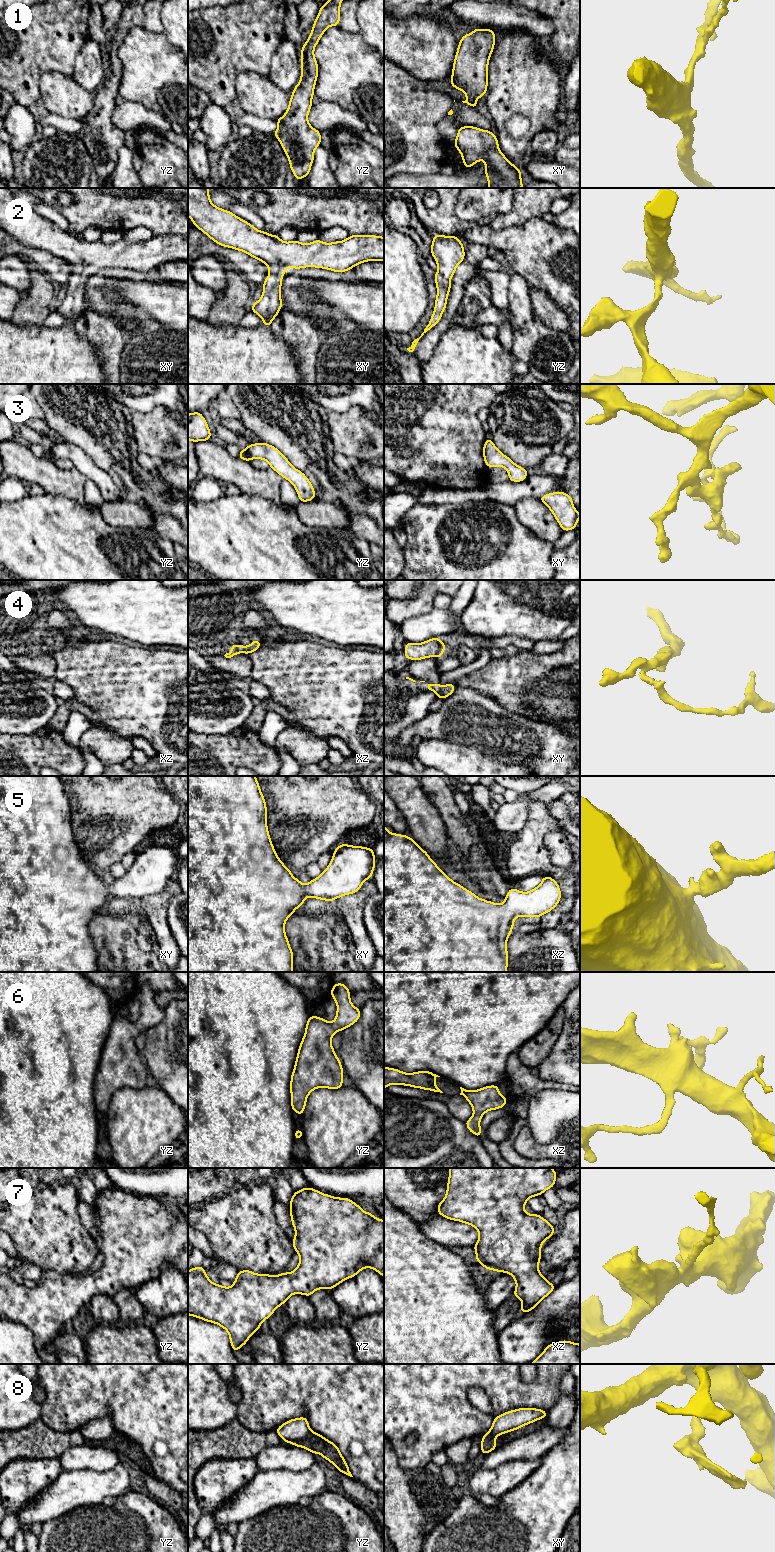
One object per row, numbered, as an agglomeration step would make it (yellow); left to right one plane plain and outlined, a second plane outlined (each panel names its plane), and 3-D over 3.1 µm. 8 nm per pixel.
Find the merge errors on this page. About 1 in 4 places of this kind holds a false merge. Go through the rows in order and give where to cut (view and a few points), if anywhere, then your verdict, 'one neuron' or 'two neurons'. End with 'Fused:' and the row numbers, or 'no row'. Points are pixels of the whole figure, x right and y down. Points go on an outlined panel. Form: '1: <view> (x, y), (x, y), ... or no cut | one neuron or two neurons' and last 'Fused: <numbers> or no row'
1: no cut | one neuron
2: no cut | one neuron
3: no cut | one neuron
4: xz (236, 645), (239, 652) | two neurons
5: no cut | one neuron
6: no cut | one neuron
7: no cut | one neuron
8: yz (311, 1430), (303, 1438), (291, 1443) | two neurons
Fused: 4, 8

